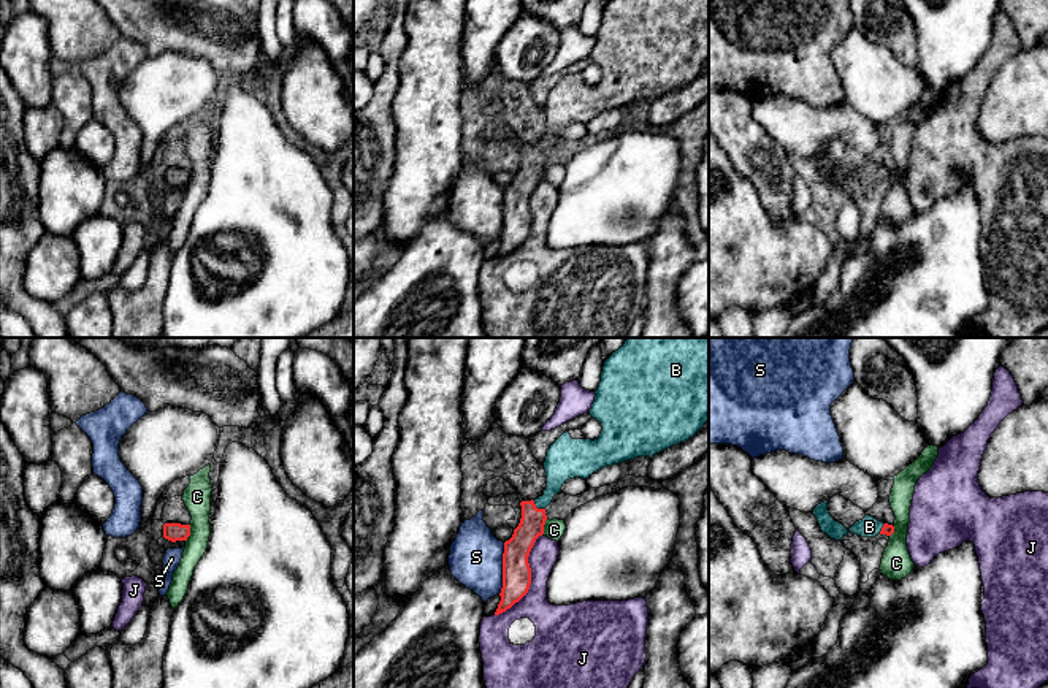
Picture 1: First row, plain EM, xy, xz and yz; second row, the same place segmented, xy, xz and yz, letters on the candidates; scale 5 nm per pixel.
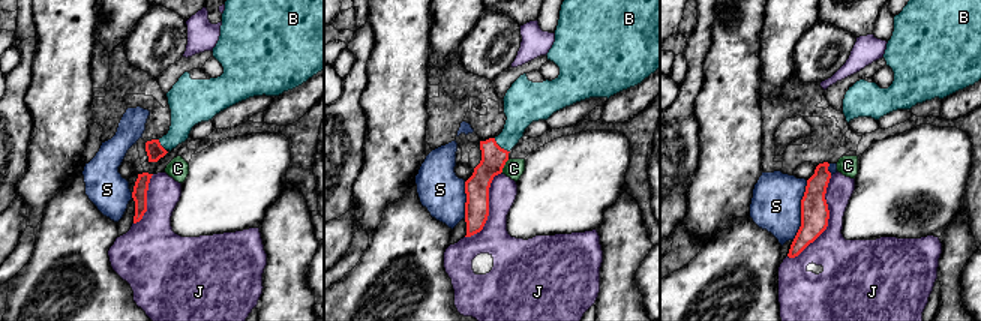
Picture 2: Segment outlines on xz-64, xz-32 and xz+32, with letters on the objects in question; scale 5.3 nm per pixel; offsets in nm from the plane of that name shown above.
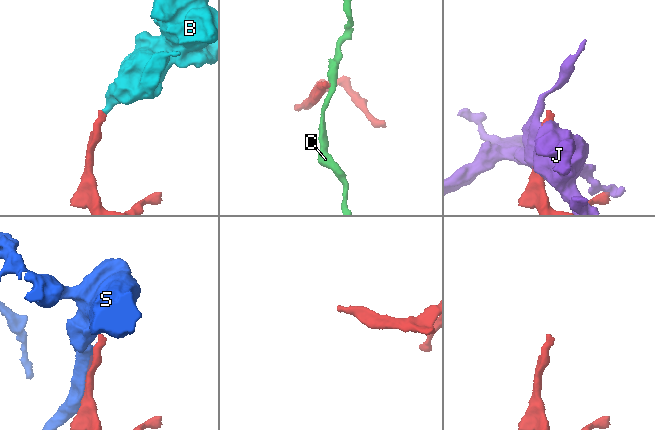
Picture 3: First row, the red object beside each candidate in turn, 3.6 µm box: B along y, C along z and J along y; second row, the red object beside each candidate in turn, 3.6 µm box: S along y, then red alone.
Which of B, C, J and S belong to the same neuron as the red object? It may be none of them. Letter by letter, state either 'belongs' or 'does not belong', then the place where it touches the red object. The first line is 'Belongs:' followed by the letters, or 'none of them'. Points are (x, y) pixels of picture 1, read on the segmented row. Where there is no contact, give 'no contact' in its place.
Belongs: B
B: belongs | xz (536, 508)
C: does not belong | xy (189, 533)
J: does not belong | xz (530, 579)
S: does not belong | xz (503, 568)

